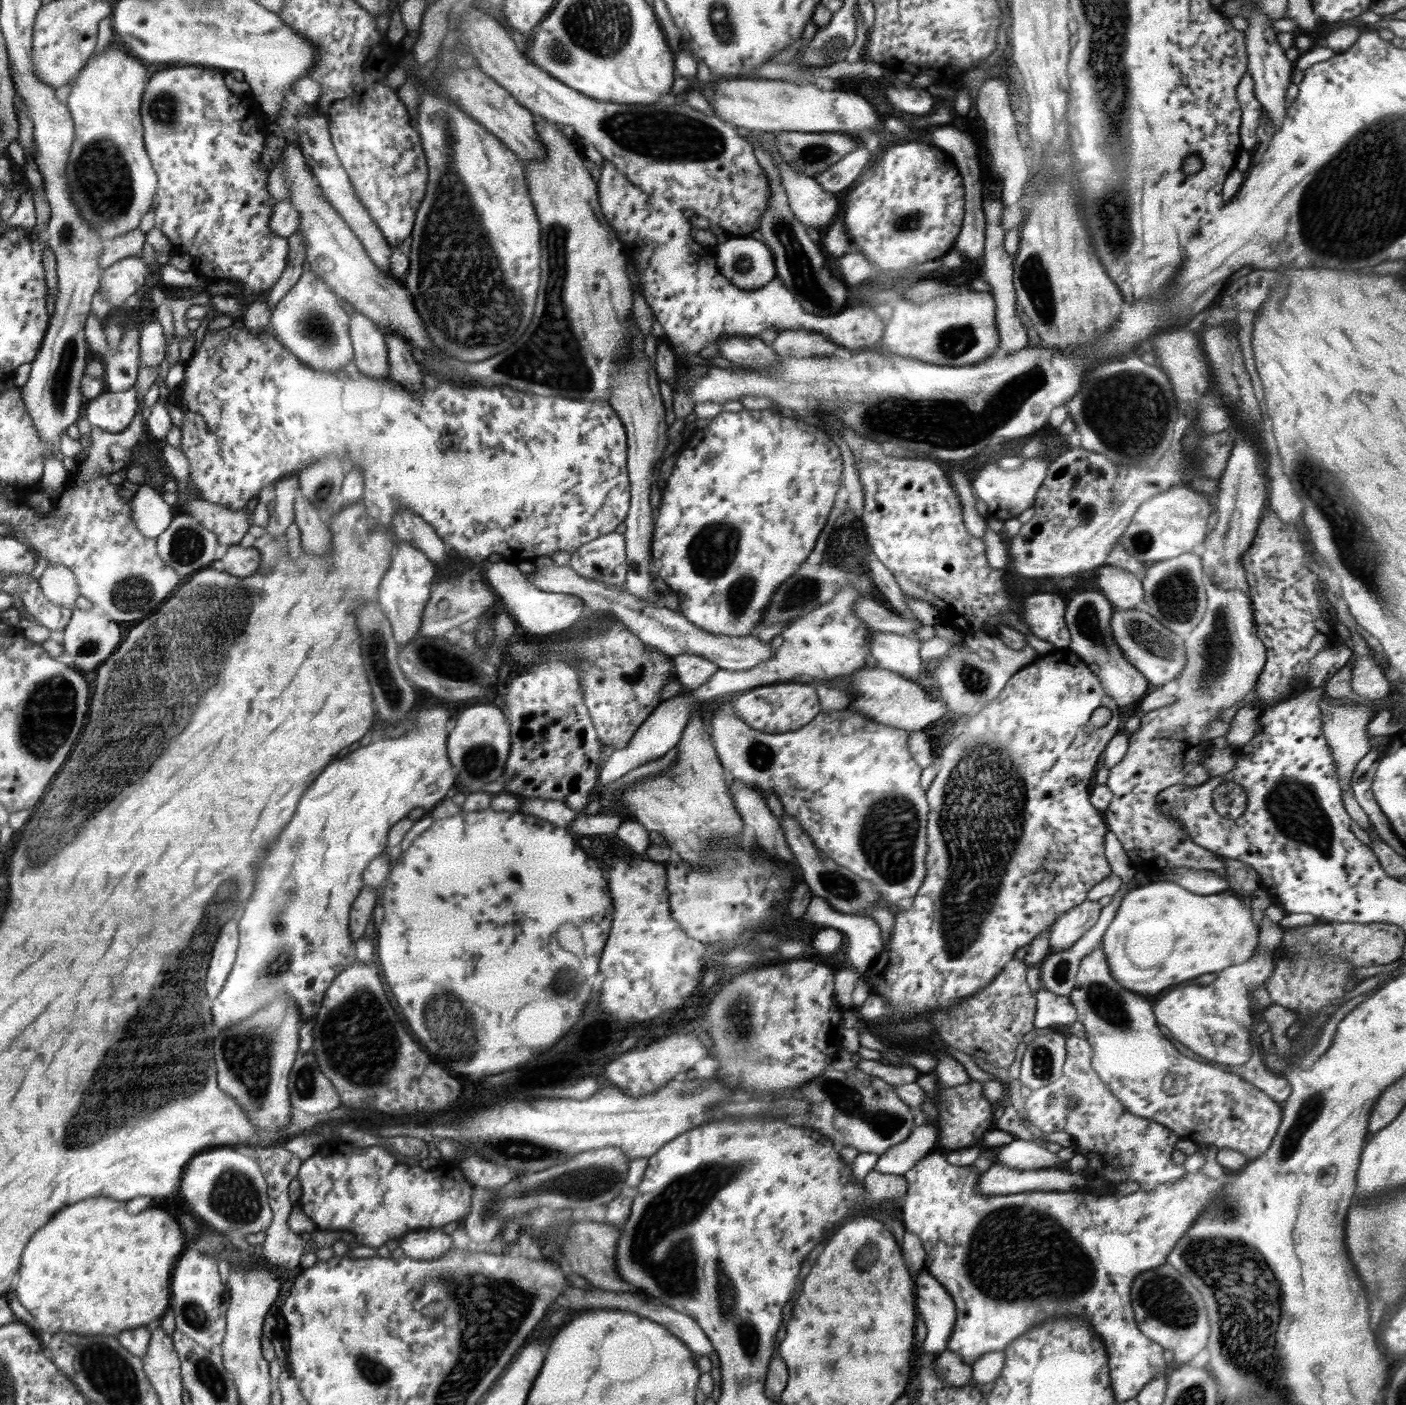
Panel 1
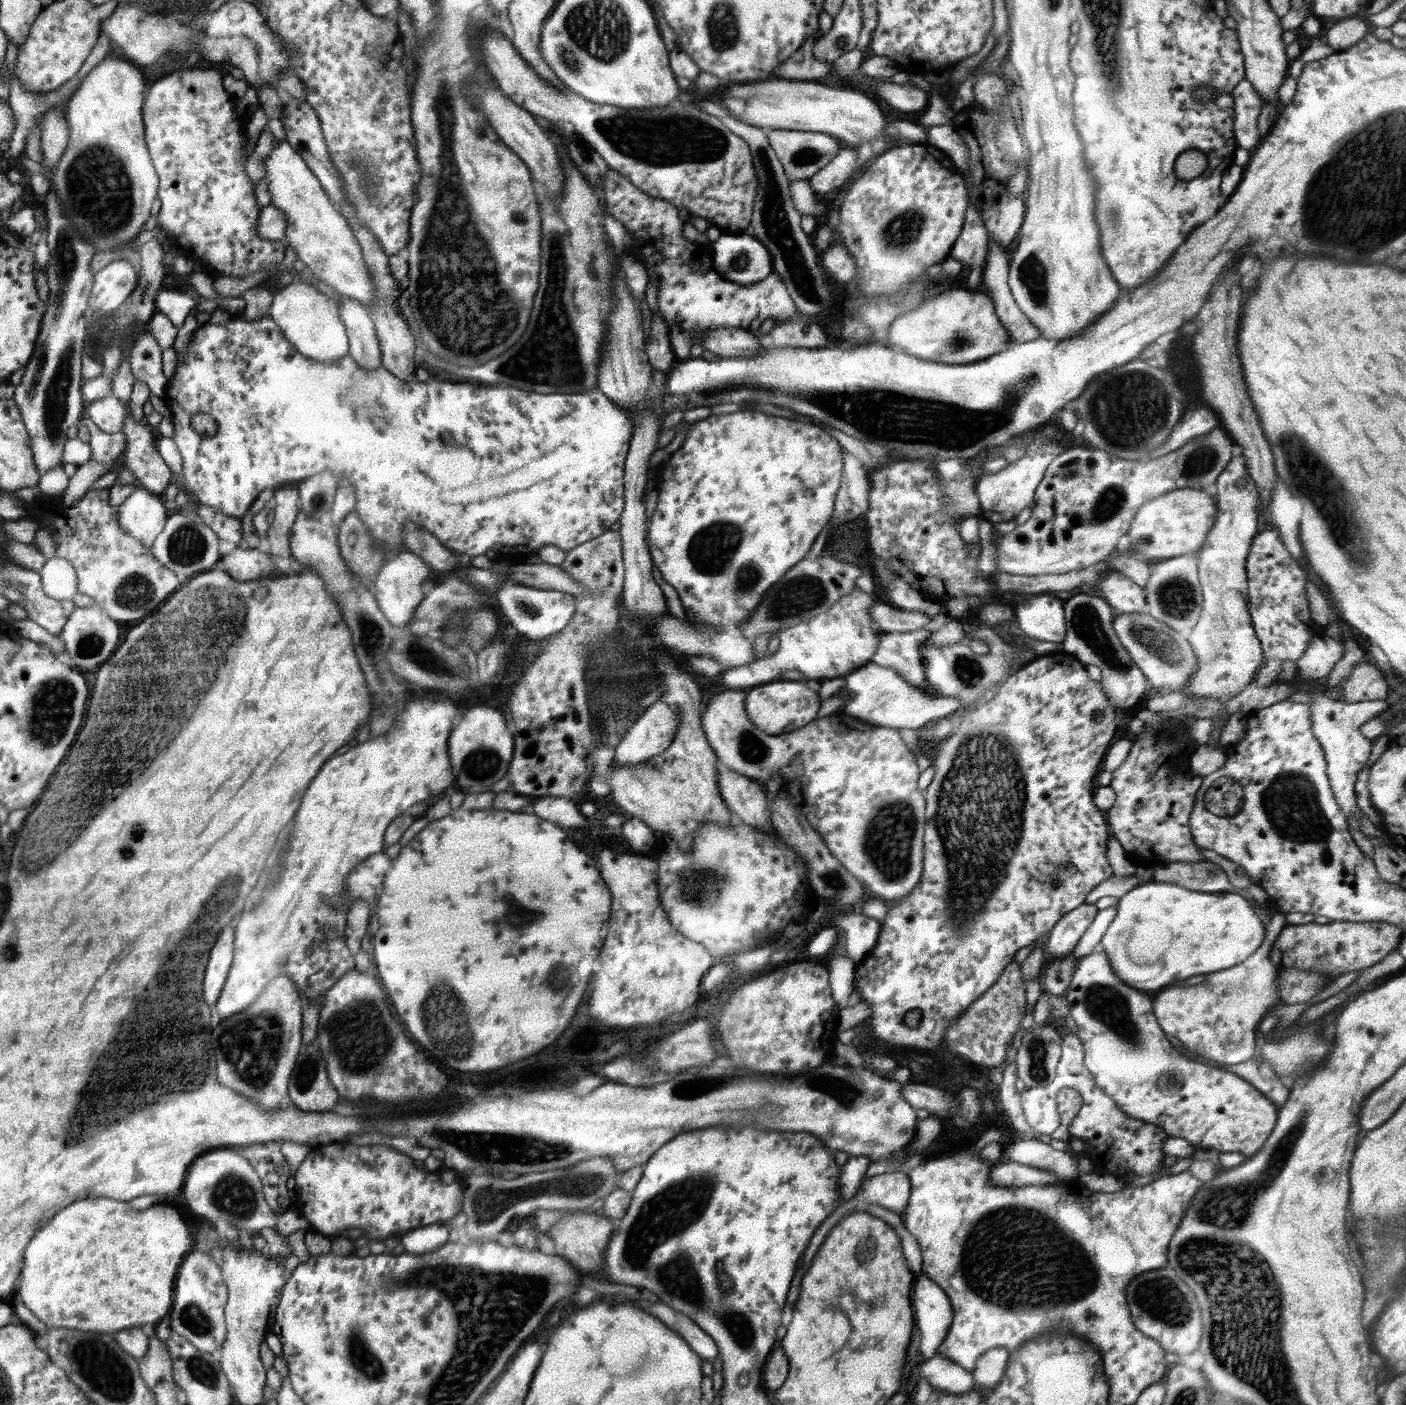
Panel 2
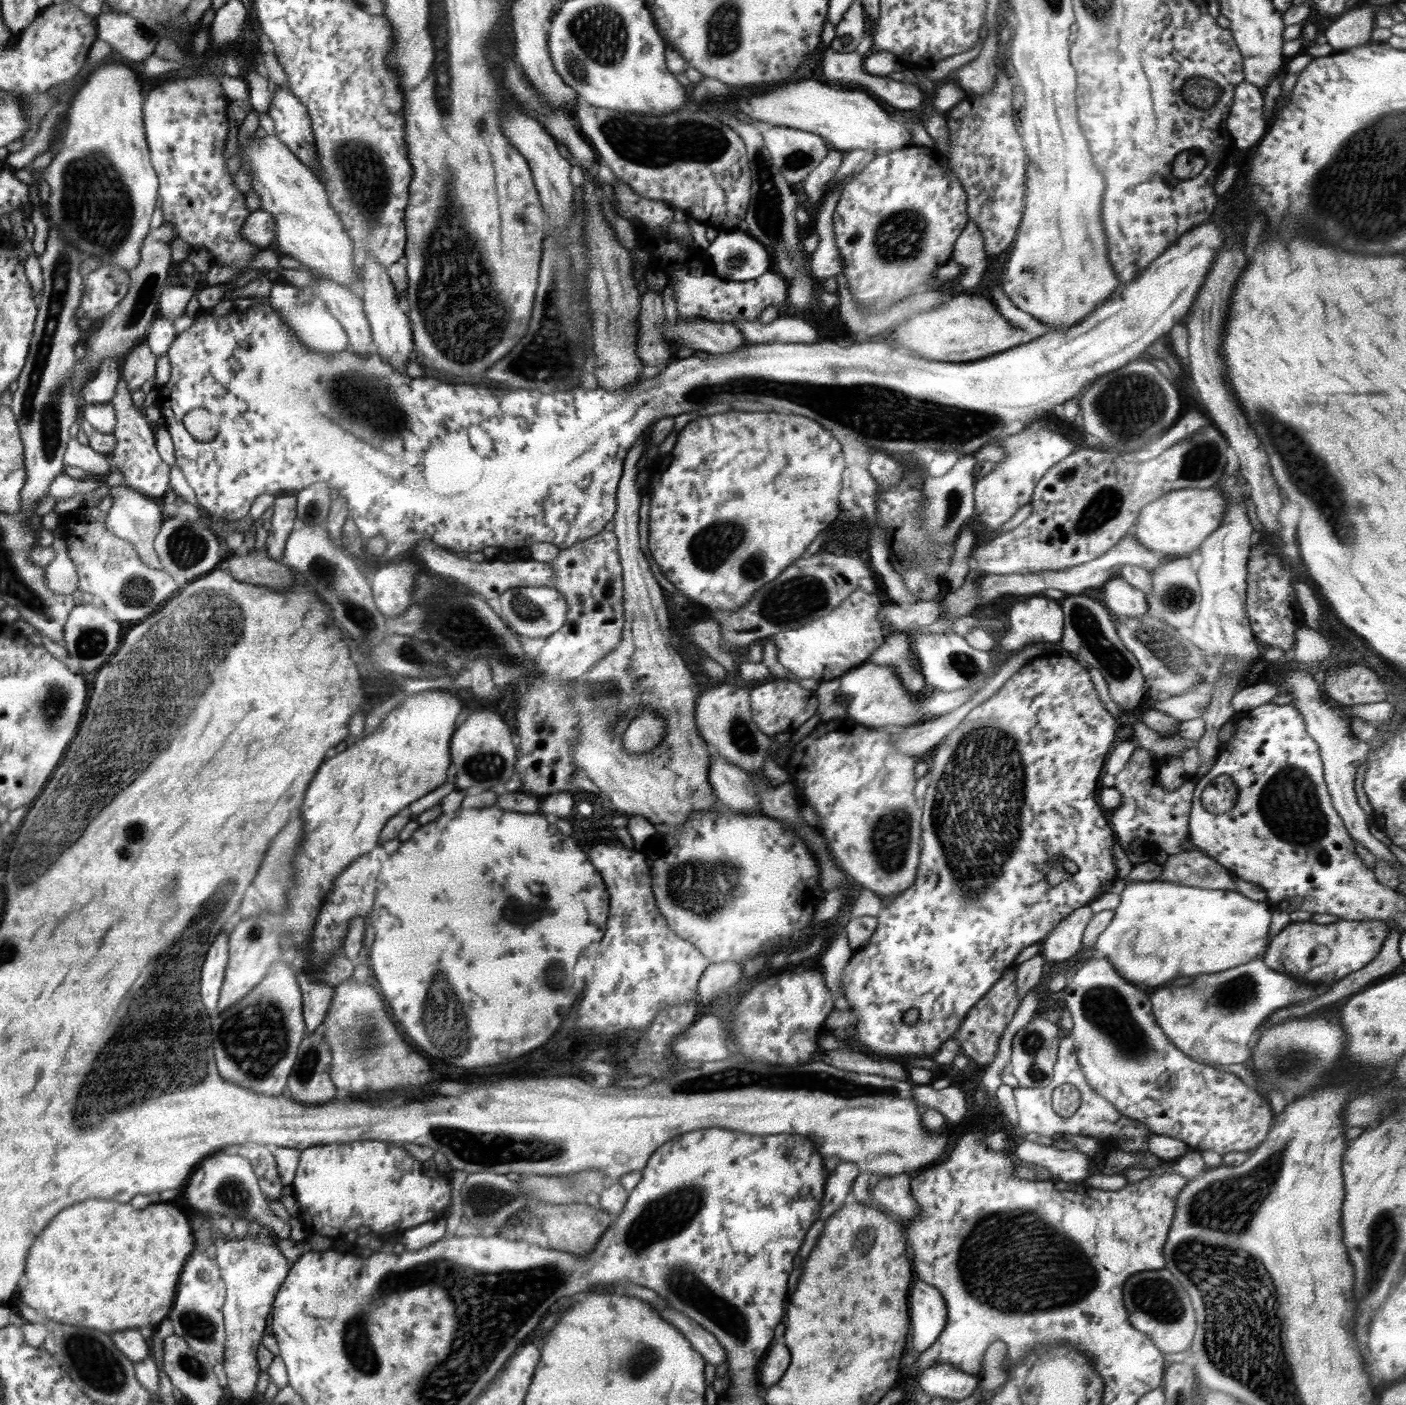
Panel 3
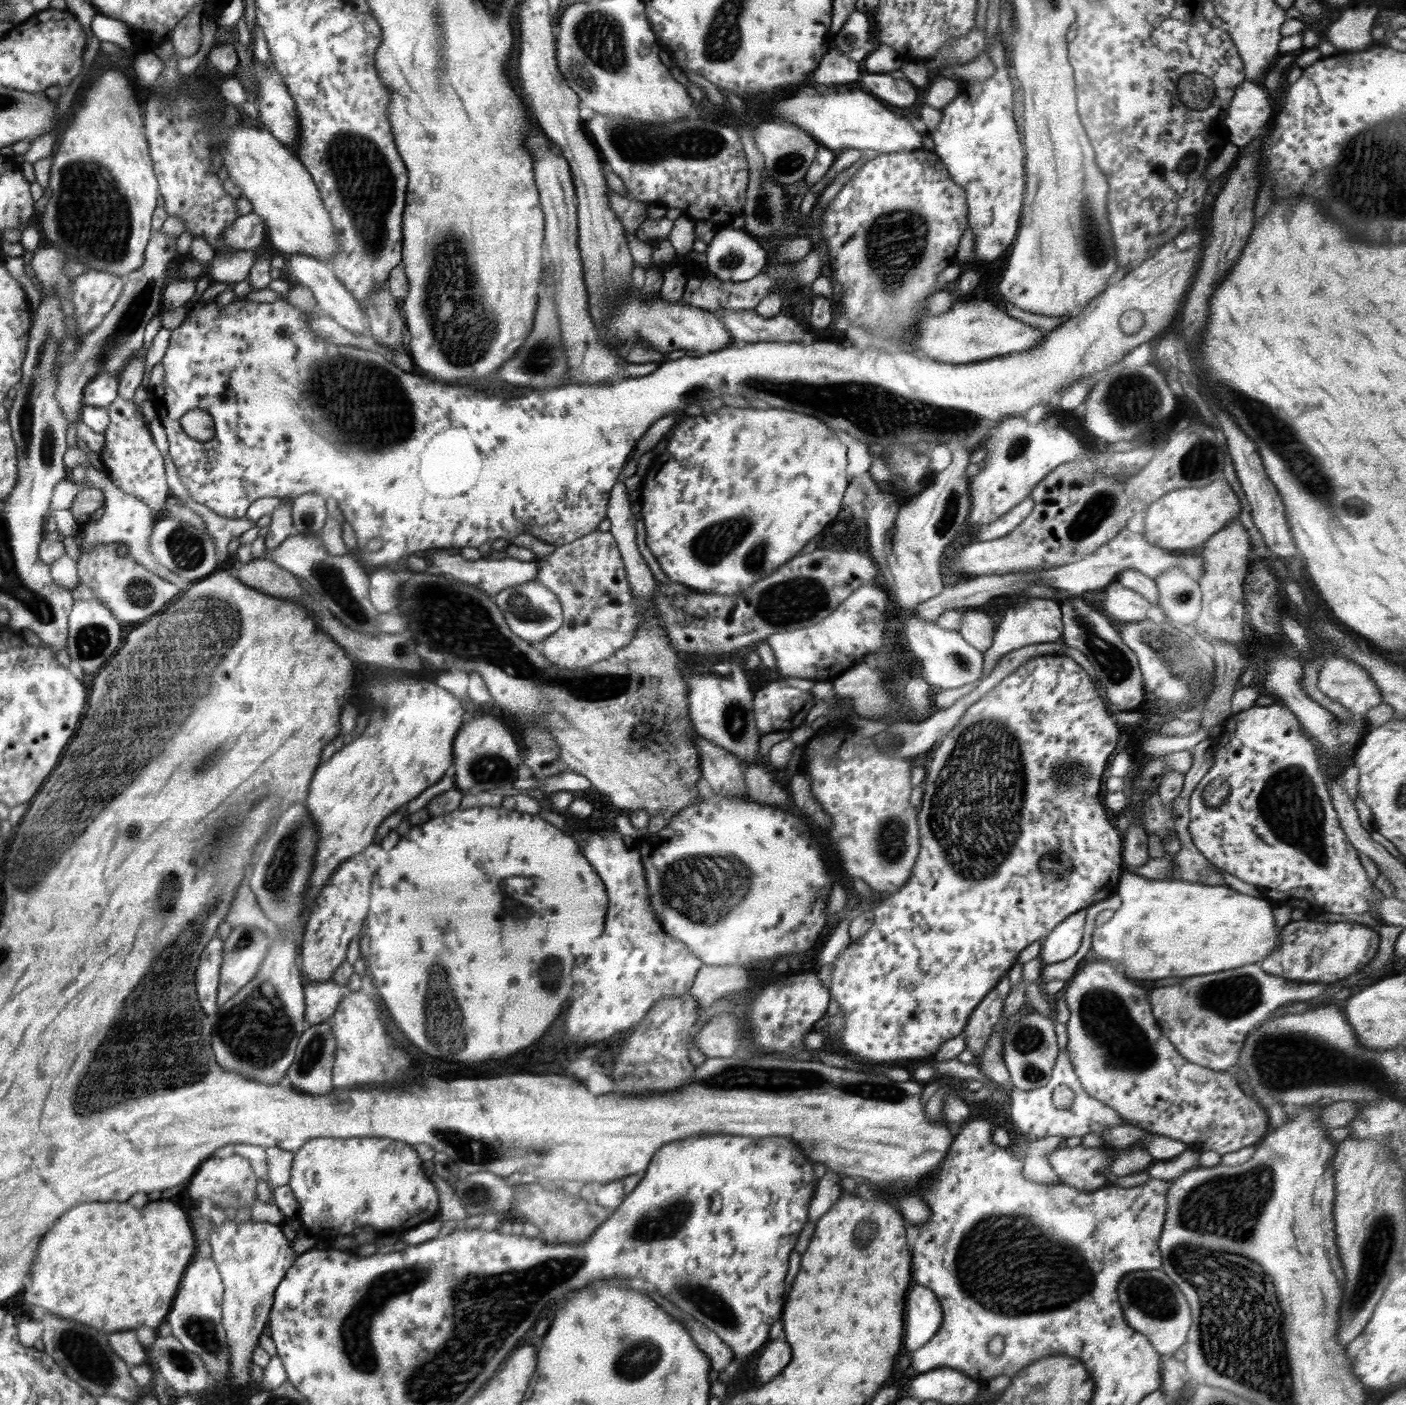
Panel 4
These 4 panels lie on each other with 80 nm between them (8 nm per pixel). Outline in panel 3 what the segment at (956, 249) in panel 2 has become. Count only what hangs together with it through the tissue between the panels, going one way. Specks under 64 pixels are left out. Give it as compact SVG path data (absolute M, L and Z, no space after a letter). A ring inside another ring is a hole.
M968 221L953 246L951 260L966 268L961 285L967 291L978 285L992 259L985 253L983 236L974 221Z

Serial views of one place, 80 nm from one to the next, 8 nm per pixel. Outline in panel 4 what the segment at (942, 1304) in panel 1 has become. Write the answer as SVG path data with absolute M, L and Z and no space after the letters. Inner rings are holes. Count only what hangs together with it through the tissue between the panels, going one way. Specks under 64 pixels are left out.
M914 1284L906 1298L906 1338L908 1350L924 1346L941 1327L942 1307L937 1296L926 1286Z

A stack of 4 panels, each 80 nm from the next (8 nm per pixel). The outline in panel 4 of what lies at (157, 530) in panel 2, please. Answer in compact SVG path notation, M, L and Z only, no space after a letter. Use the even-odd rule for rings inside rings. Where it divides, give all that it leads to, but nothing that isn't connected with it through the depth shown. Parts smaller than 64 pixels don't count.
M81 465L81 466L85 468L85 473L86 473L85 483L90 487L98 488L98 490L101 490L103 492L103 495L105 496L104 515L100 518L100 520L98 520L96 522L91 521L89 523L84 523L84 524L82 524L82 526L79 526L79 528L78 528L77 539L80 541L80 550L82 551L82 554L88 554L88 552L90 552L90 550L94 550L94 548L98 548L98 546L102 546L102 544L104 544L104 546L106 546L106 544L116 544L116 543L124 544L129 547L129 554L131 555L131 557L138 564L141 564L142 566L144 566L144 568L146 568L146 570L153 572L153 574L156 574L156 576L160 576L160 578L164 578L164 580L168 580L168 582L170 582L170 584L176 584L176 588L180 588L180 590L186 590L186 588L190 588L190 584L192 584L192 582L188 582L188 580L184 580L184 578L177 576L176 574L174 574L174 572L172 572L171 570L168 570L168 568L163 567L161 564L158 564L158 561L154 558L154 556L152 556L152 554L150 554L150 552L148 552L148 539L150 539L150 535L152 535L152 529L154 529L154 523L156 523L156 520L158 520L158 518L161 516L157 516L157 517L152 516L152 512L150 512L151 508L143 500L140 500L137 496L134 496L133 494L126 494L123 490L120 490L120 488L118 488L111 481L111 478L106 474L106 472L96 471L96 469L94 469L94 467L86 467L83 465Z

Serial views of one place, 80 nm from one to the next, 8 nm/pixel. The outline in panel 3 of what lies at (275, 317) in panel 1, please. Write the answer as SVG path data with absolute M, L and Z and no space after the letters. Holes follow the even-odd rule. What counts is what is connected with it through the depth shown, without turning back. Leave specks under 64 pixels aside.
M278 279L272 285L268 303L278 310L278 314L281 314L285 323L289 324L289 328L293 330L297 339L301 340L302 344L305 344L306 348L316 352L323 352L324 354L334 354L335 352L347 350L349 343L348 335L340 322L328 312L325 300L315 295L309 301L299 301L298 290L297 286Z

